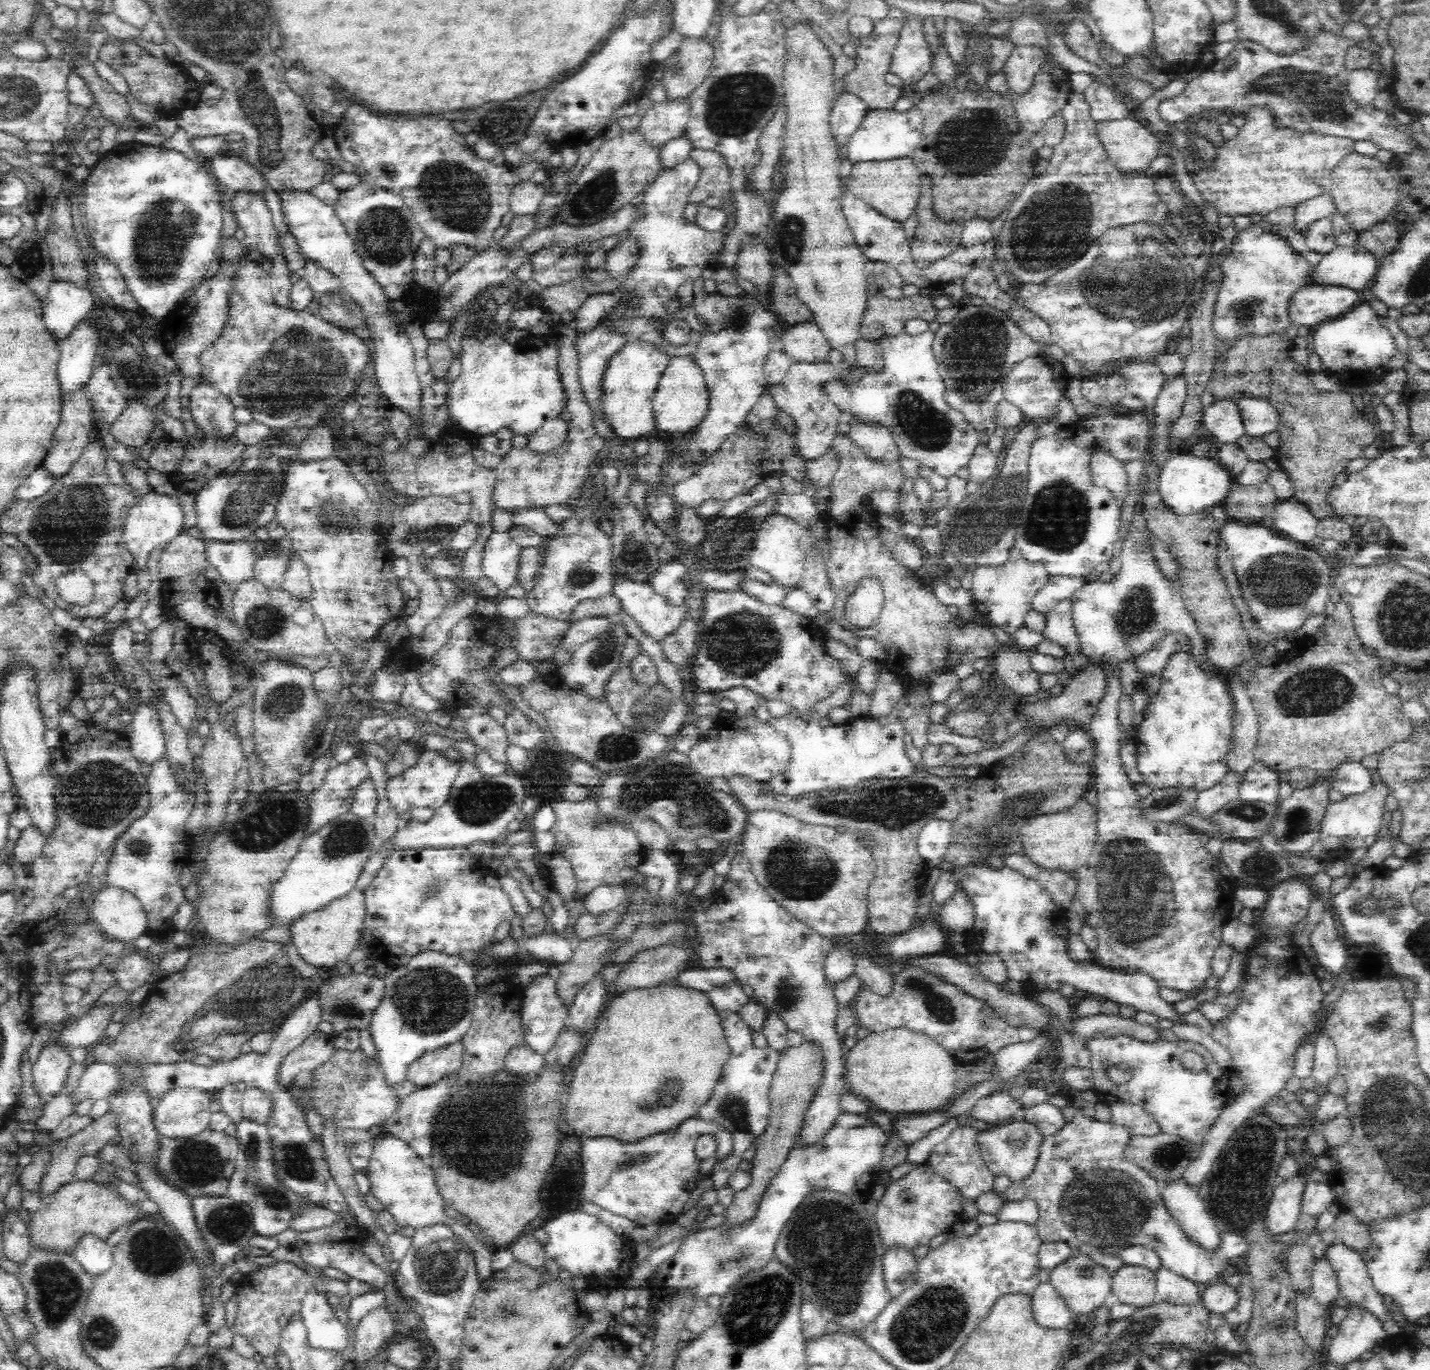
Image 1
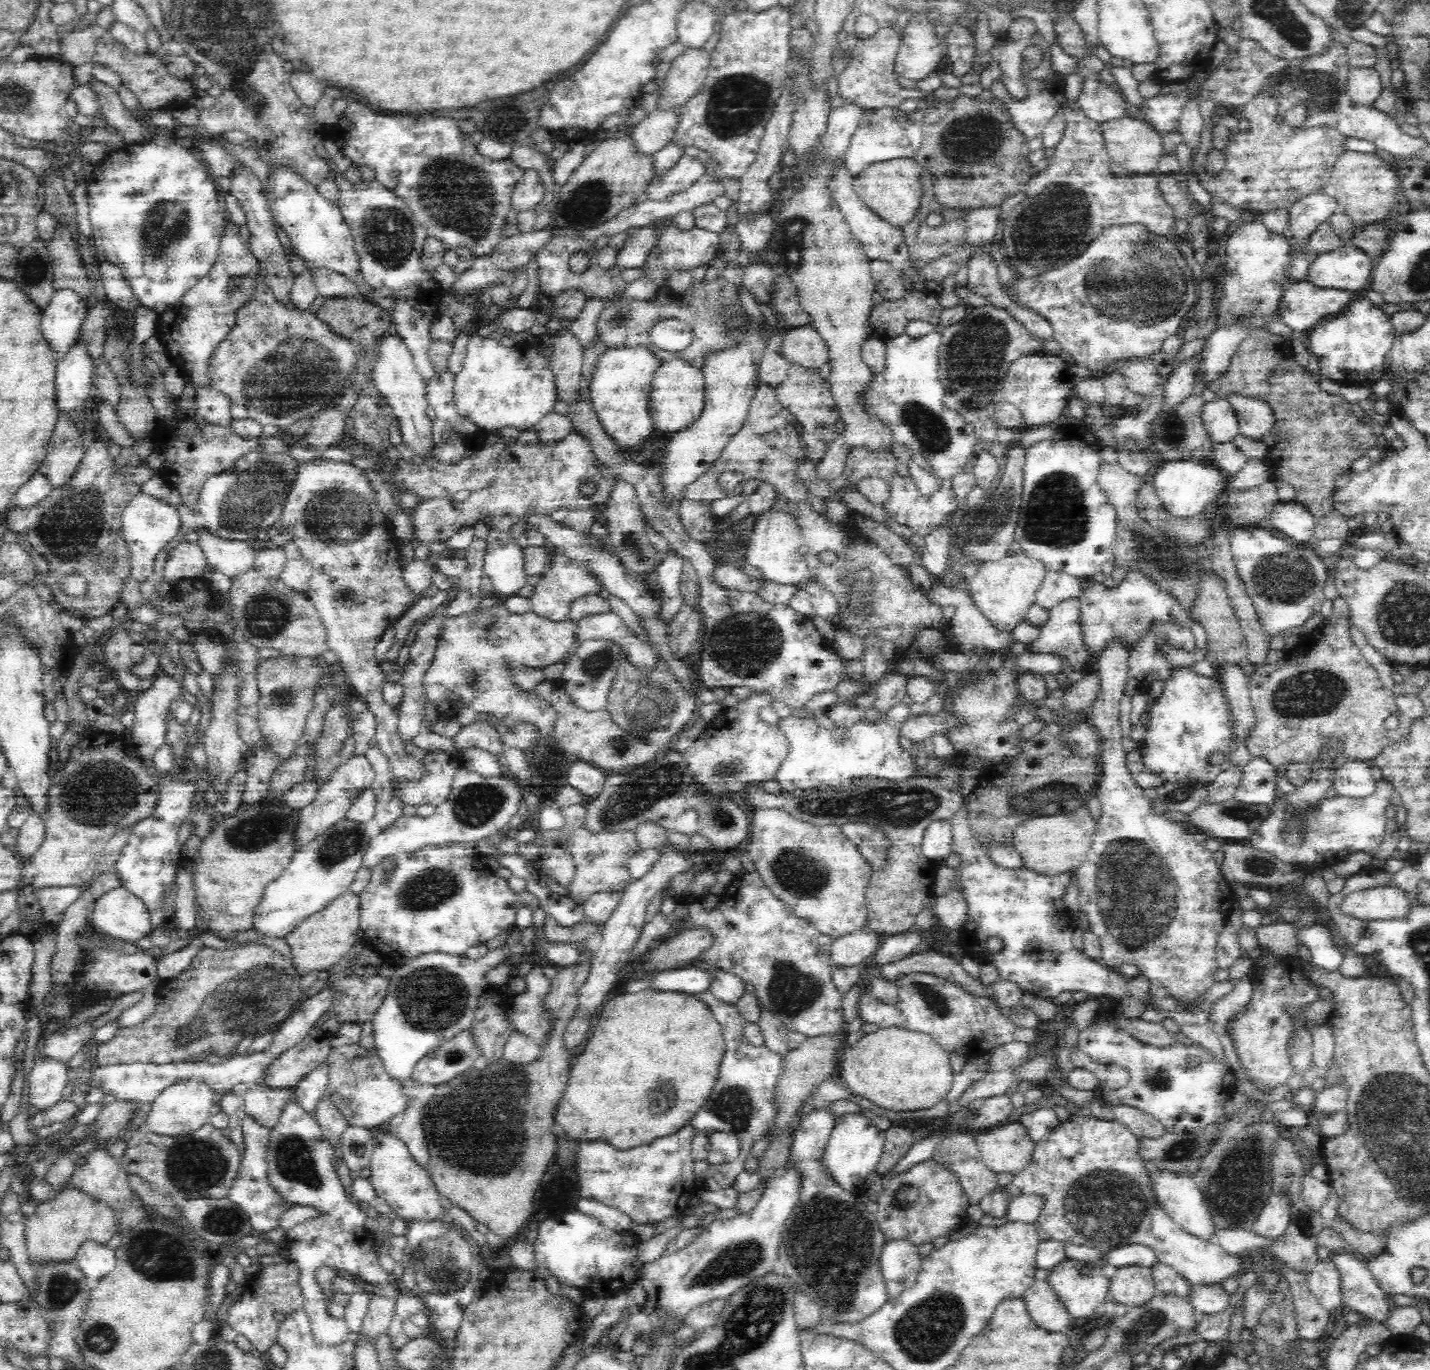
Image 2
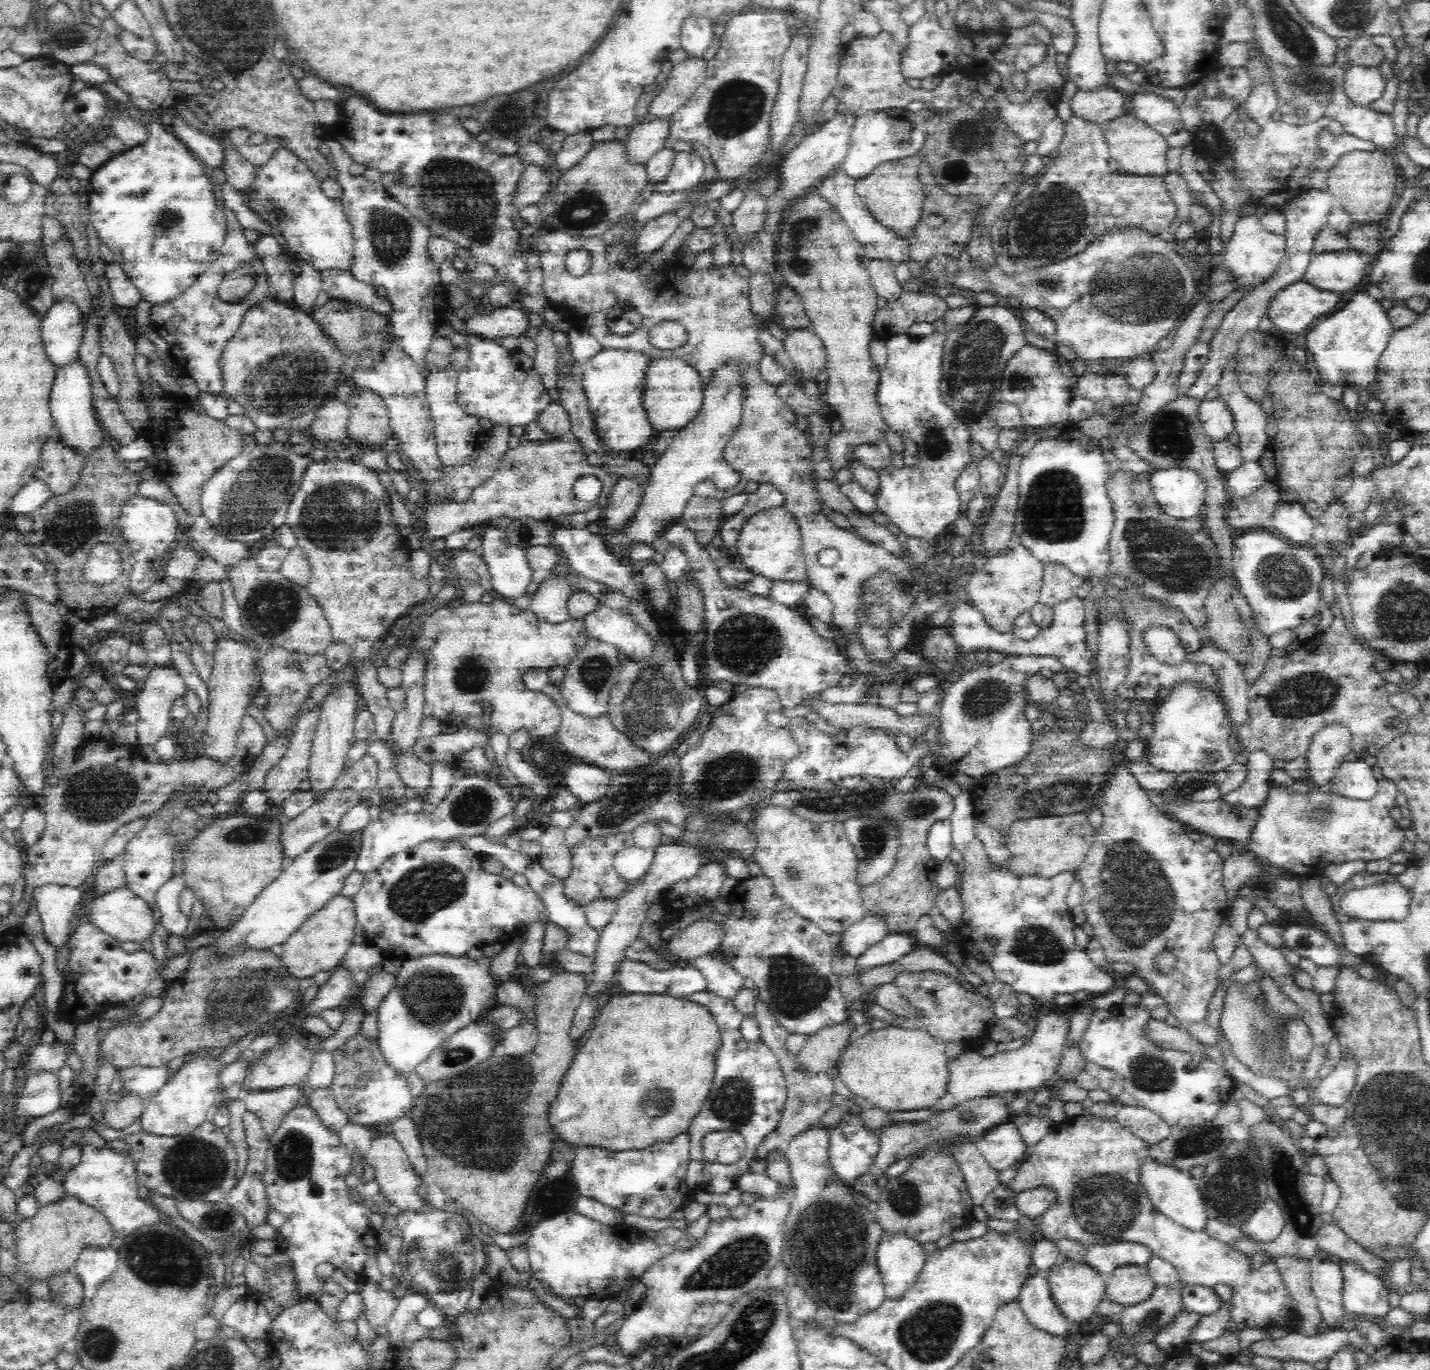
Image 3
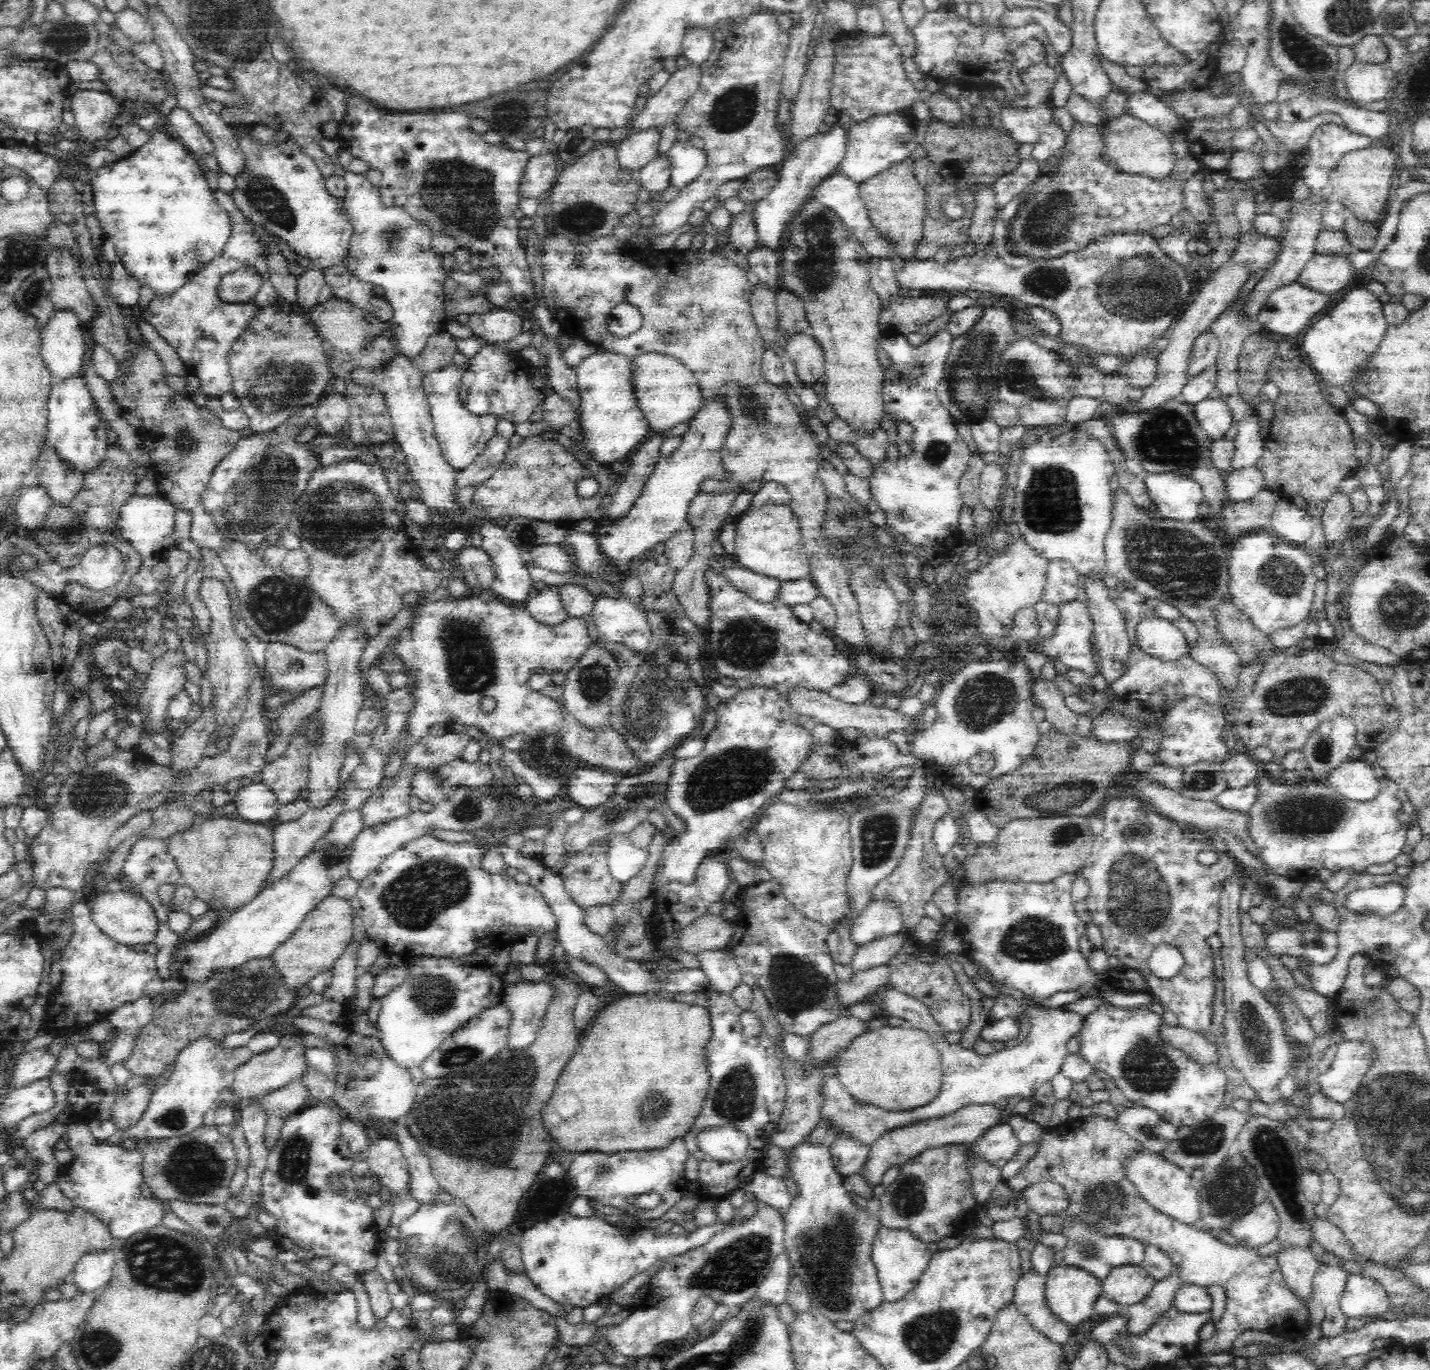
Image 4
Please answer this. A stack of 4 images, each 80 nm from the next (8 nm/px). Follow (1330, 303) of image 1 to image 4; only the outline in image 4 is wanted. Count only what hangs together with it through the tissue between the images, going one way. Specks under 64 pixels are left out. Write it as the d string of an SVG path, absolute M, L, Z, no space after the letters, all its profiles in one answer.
M1297 282L1282 286L1261 306L1257 323L1267 332L1300 338L1304 327L1330 300L1331 296L1306 289Z

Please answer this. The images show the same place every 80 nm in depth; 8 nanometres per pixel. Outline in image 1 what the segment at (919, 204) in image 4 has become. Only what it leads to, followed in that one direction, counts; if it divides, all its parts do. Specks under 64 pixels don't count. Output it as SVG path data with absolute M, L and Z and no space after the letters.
M909 157L862 162L853 166L849 190L882 217L903 224L917 208L921 176L919 168Z

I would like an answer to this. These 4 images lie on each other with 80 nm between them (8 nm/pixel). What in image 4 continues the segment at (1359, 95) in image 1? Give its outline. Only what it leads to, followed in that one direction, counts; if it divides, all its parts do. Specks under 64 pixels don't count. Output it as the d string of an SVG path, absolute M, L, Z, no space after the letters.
M1354 61L1345 71L1344 82L1352 100L1364 107L1386 98L1394 74L1396 71L1388 63Z

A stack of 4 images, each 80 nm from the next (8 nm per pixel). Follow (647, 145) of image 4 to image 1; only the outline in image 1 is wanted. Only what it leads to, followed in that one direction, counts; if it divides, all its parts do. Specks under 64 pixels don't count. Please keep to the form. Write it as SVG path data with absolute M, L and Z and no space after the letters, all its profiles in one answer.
M687 97L655 103L640 119L635 131L648 147L660 149L683 134L688 106Z

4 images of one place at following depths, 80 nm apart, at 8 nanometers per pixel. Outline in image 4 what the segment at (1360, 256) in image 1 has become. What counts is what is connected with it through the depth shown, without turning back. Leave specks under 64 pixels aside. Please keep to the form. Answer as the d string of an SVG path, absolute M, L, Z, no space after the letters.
M1314 254L1300 271L1297 283L1319 294L1331 296L1346 290L1355 278L1348 256Z

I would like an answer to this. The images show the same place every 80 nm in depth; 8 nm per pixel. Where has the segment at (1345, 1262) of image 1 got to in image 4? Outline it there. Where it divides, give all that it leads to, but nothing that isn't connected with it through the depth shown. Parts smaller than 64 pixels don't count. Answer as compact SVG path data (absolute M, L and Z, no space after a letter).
M1350 1273L1340 1299L1346 1318L1379 1317L1392 1306L1384 1287L1372 1277Z

